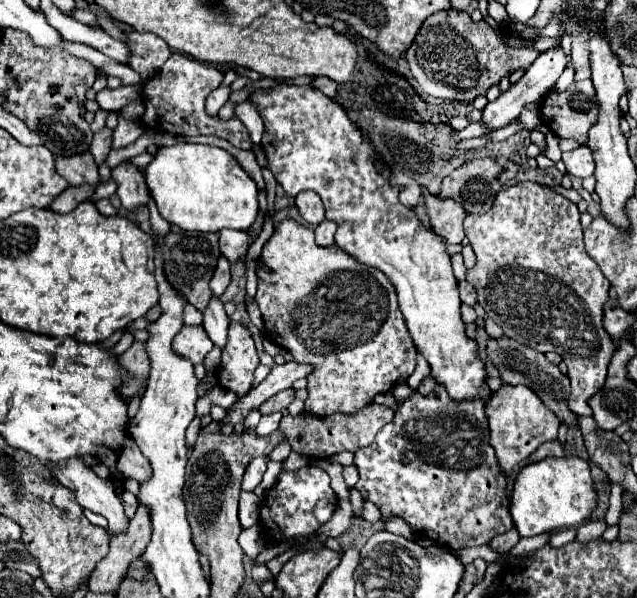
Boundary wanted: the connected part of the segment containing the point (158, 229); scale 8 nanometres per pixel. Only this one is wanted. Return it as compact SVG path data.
M150 201L150 223L152 223L152 231L154 231L154 235L156 237L160 237L160 241L162 241L162 237L166 235L166 233L170 233L170 223L166 223L160 215L158 215L158 209L156 209L156 205L154 205L154 201Z

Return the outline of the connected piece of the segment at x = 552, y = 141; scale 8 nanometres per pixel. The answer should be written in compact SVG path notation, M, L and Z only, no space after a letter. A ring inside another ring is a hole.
M548 133L548 135L546 135L546 147L544 147L542 155L546 155L548 159L552 159L554 163L560 161L562 151L560 151L560 147L558 147L558 137L554 137L554 133Z

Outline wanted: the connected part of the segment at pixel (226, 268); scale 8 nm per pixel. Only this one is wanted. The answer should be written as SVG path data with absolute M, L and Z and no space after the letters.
M224 255L218 259L218 265L216 265L216 271L214 271L214 277L210 281L210 289L214 295L222 295L224 289L228 287L230 283L230 263L224 259Z

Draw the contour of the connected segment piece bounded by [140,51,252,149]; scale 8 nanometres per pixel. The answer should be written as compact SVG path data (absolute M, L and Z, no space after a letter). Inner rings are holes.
M174 51L164 67L142 85L142 101L146 107L144 115L140 117L142 127L150 131L166 131L172 135L216 135L238 149L252 149L248 129L238 117L224 121L220 117L208 115L204 109L206 97L216 87L220 87L222 77L222 71L216 67L206 67L196 59Z

